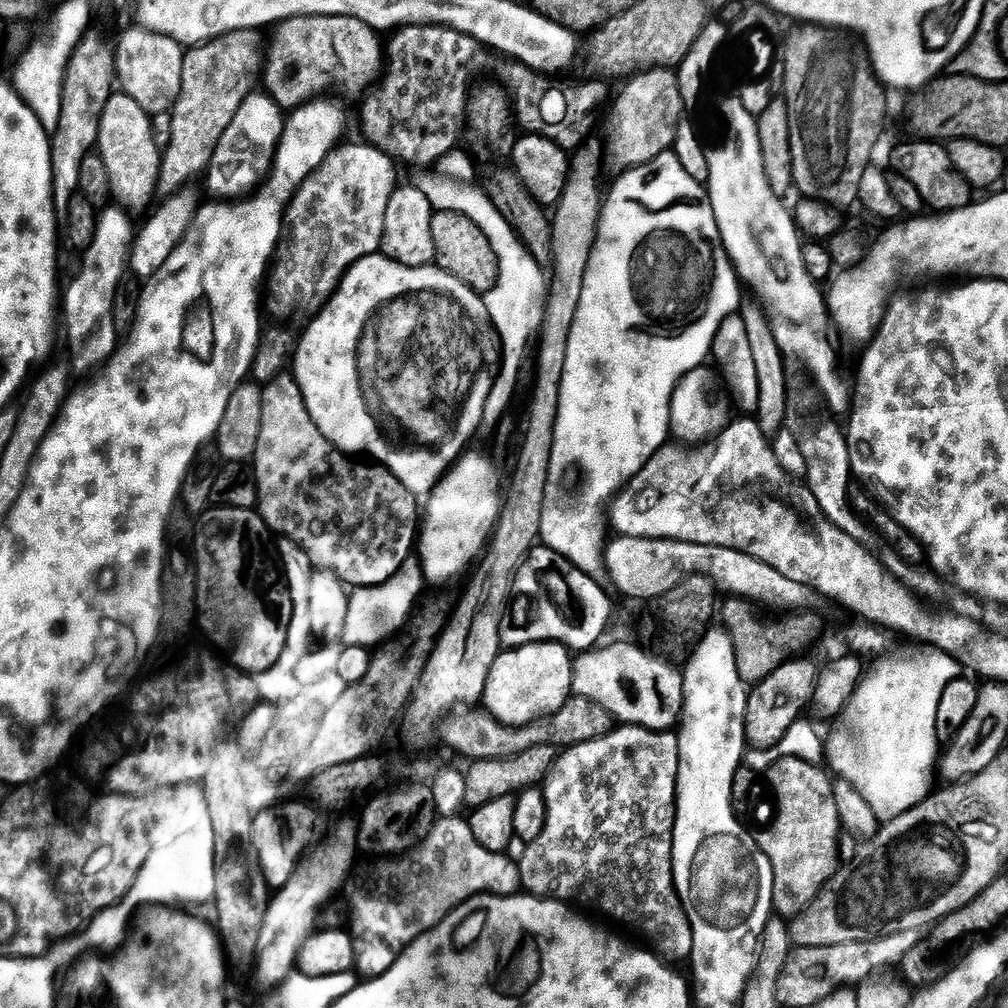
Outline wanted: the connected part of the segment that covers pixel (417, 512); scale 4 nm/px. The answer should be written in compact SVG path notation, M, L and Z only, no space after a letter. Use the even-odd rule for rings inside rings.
M296 450L296 466L294 466L294 472L290 476L284 476L280 478L280 486L276 490L261 490L258 493L258 511L264 520L268 524L269 528L273 530L279 530L279 528L285 528L284 532L288 533L291 537L296 539L300 545L302 545L305 551L309 551L312 548L320 548L322 546L322 540L330 540L332 542L332 569L335 570L342 578L344 583L348 586L353 584L361 584L364 590L375 588L376 585L384 584L388 582L392 577L397 575L397 572L392 568L392 562L403 562L407 565L410 560L410 554L414 552L414 549L418 544L418 529L422 524L422 504L416 501L417 493L413 489L409 488L395 472L392 471L391 467L385 466L384 468L380 465L380 462L368 462L372 464L355 464L351 455L345 454L342 458L342 470L346 474L346 484L334 484L334 476L320 476L320 472L316 472L316 468L312 468L312 464L308 464L308 450ZM336 544L340 544L340 564L336 567Z

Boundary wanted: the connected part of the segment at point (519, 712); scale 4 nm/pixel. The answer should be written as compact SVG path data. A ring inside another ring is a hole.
M541 642L539 644L522 644L509 647L501 651L492 669L488 672L488 678L484 682L483 703L486 702L487 711L495 714L499 720L507 725L526 725L533 720L551 717L573 695L572 691L572 666L573 653L568 653L560 644L553 642Z

